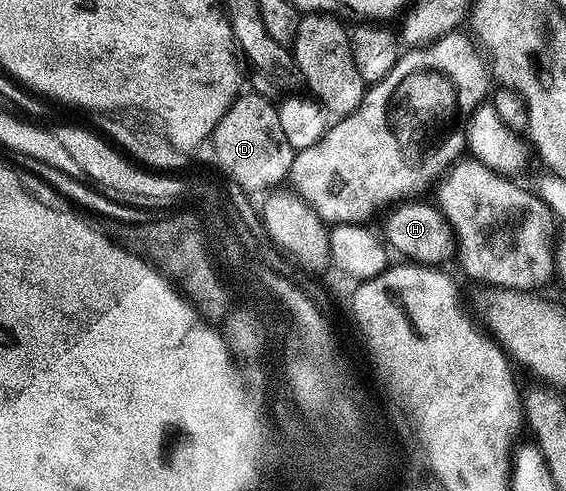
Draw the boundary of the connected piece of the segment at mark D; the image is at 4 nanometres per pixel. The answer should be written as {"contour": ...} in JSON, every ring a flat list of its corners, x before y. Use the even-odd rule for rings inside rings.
{"contour":[[243,93,238,99,234,99,225,117,221,117,221,121,215,126,213,138,218,169,223,170,224,176,244,192,270,192,291,174,296,150,289,145,288,138,281,130,278,106,259,95]]}

